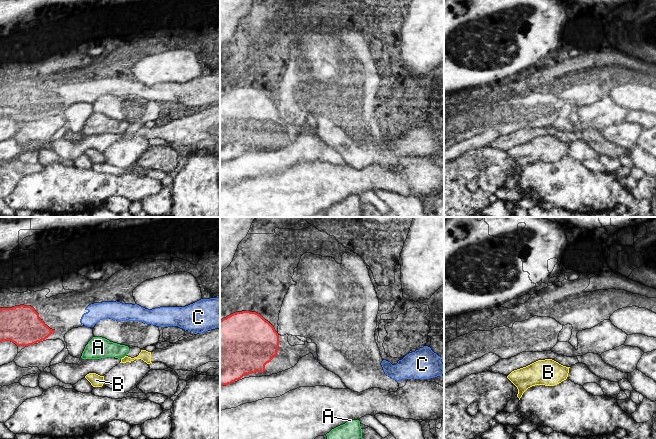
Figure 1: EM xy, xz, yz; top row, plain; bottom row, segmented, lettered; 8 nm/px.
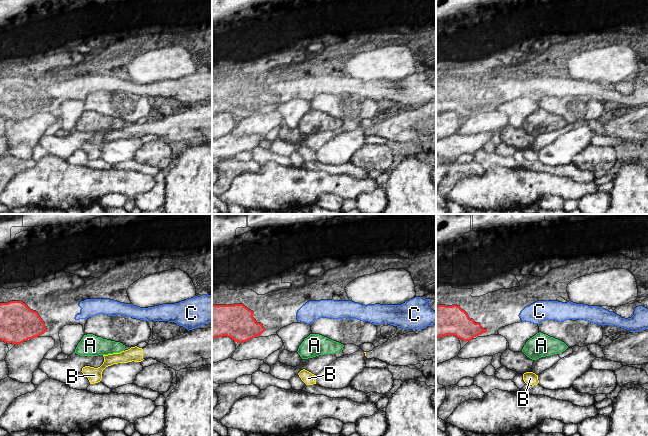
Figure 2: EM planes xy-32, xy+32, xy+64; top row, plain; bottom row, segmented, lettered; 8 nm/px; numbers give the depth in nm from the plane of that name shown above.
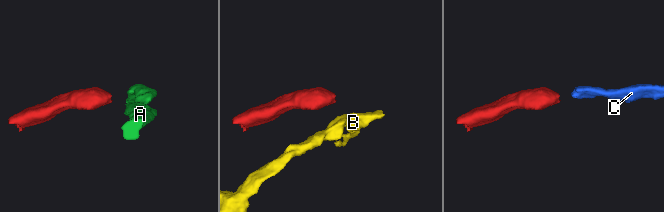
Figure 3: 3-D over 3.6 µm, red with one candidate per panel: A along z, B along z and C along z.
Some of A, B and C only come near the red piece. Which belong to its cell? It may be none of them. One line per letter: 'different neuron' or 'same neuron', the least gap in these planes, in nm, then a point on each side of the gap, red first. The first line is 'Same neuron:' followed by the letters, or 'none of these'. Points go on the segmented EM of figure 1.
Same neuron: C
A: different neuron; 280 nm apart; from red across xy (54, 331), (85, 347)
B: different neuron; 440 nm apart; from red across xy (53, 332), (87, 374)
C: same neuron; 220 nm apart; from red across xy (54, 330), (81, 322)

